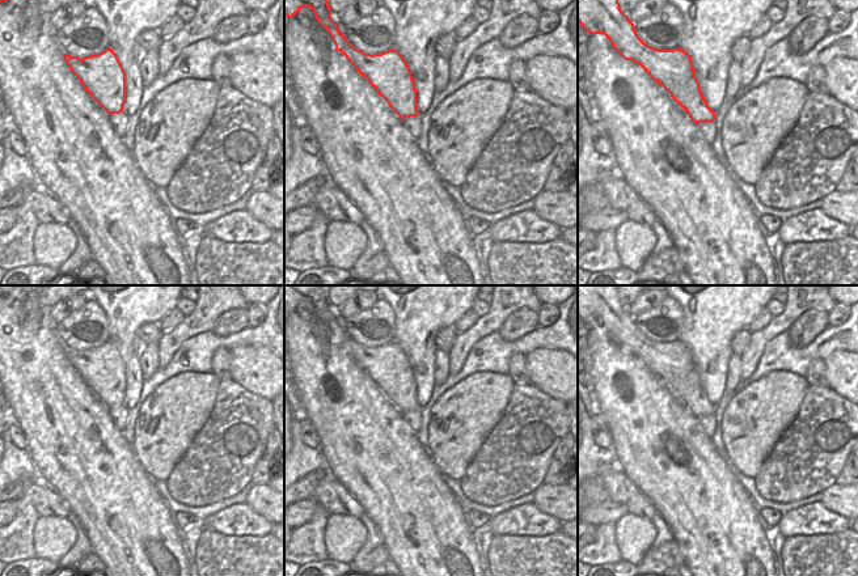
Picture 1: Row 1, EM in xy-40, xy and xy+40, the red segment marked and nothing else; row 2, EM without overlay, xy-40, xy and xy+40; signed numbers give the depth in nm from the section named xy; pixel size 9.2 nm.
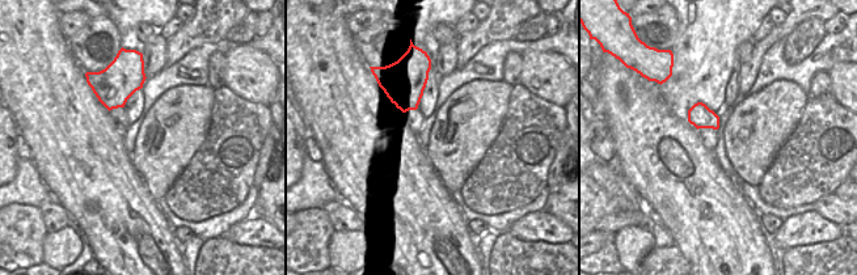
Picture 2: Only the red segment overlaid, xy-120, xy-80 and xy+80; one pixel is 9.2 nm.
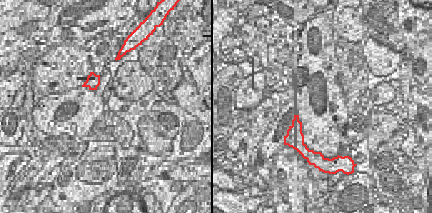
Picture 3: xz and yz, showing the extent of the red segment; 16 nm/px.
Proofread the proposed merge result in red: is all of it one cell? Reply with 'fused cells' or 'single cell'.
single cell

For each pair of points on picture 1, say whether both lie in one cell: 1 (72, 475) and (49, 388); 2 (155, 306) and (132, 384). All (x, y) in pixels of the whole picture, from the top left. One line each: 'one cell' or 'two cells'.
1: one cell
2: one cell

